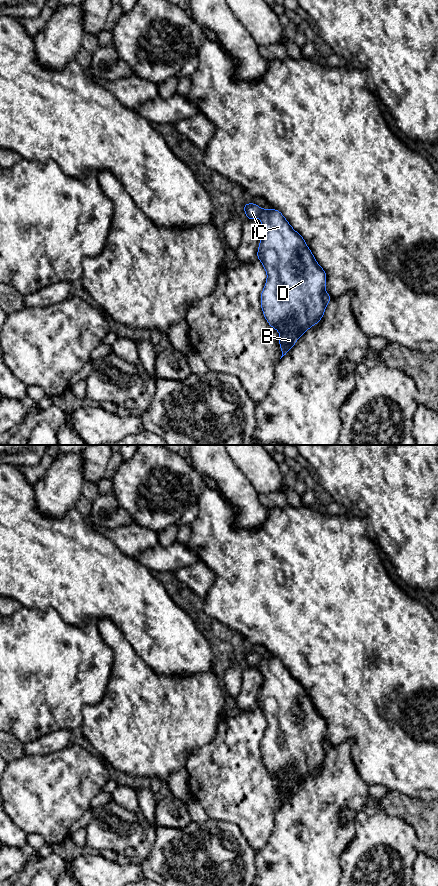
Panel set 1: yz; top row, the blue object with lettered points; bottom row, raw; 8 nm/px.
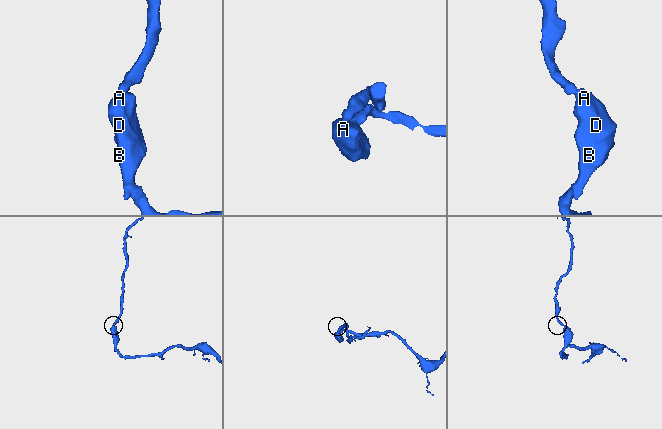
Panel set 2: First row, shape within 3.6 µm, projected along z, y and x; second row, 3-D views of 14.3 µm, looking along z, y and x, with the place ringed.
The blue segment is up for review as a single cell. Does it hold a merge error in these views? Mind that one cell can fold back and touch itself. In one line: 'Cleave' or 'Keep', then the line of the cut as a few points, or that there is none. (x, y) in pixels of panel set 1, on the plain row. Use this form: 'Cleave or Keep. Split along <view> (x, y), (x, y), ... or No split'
Keep. No split

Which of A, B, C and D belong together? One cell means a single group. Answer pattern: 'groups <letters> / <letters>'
groups A B C D

